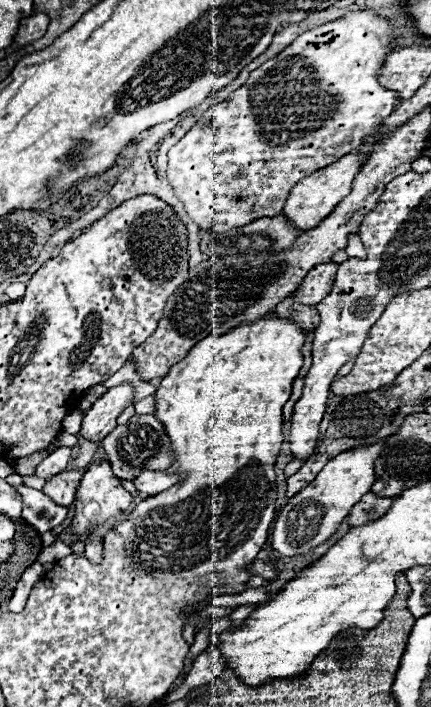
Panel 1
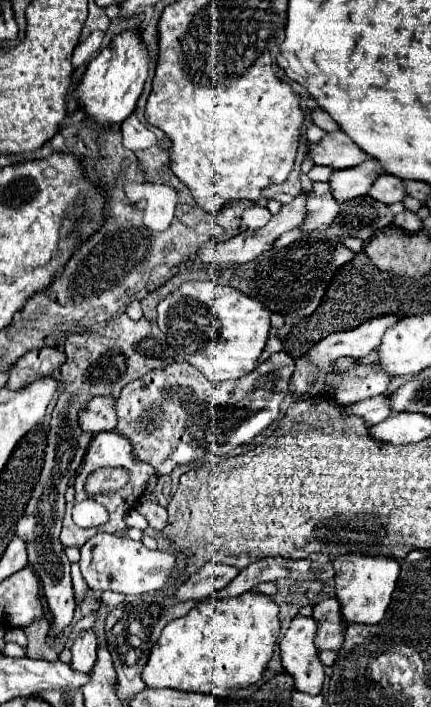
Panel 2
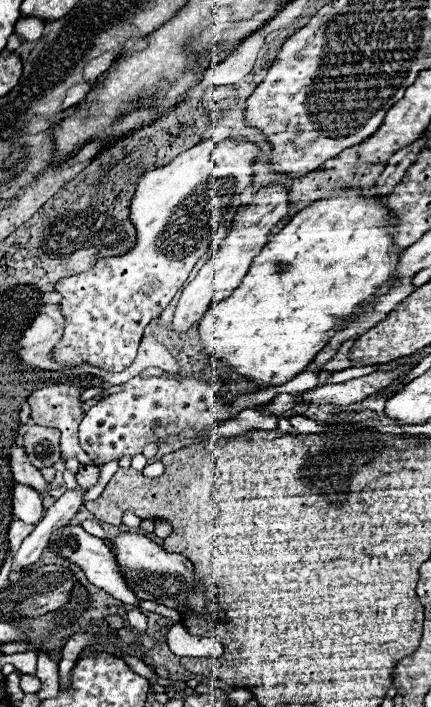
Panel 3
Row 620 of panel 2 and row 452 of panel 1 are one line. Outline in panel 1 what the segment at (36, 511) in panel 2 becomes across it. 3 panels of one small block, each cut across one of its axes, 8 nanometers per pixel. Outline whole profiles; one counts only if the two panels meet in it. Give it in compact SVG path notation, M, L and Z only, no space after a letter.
M58 448L52 454L48 454L36 468L36 476L50 480L54 474L60 474L62 470L66 470L68 460L72 458L72 450L70 448Z

